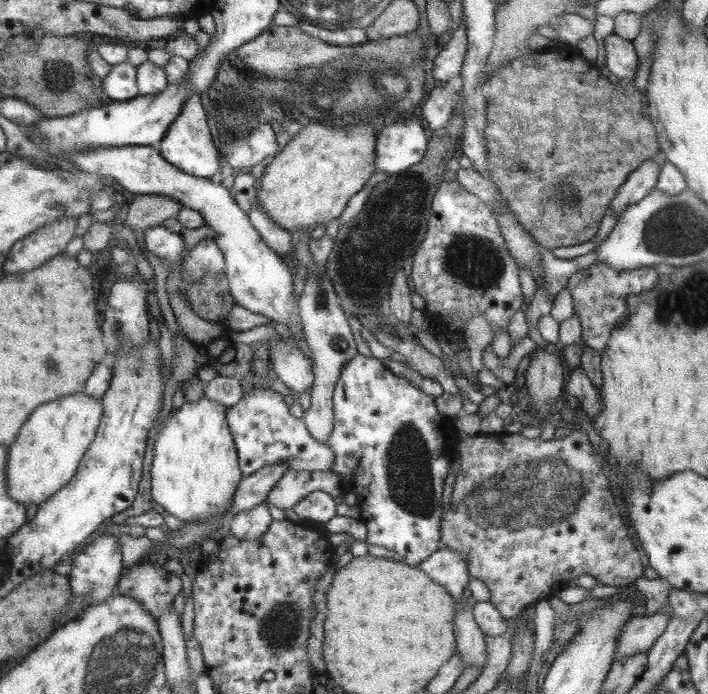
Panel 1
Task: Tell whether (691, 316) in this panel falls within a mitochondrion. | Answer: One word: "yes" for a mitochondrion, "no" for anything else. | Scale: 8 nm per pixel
yes

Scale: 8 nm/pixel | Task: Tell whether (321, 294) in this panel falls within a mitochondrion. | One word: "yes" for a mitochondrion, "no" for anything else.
yes

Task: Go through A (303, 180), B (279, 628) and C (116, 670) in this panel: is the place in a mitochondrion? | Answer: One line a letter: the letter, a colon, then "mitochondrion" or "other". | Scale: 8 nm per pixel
A: other
B: mitochondrion
C: mitochondrion

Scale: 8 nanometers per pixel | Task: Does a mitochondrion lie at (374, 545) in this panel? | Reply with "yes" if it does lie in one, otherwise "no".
no

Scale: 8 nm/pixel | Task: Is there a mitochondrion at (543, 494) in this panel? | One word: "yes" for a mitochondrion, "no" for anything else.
yes

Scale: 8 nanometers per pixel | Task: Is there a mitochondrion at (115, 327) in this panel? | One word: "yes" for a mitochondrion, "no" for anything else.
yes

